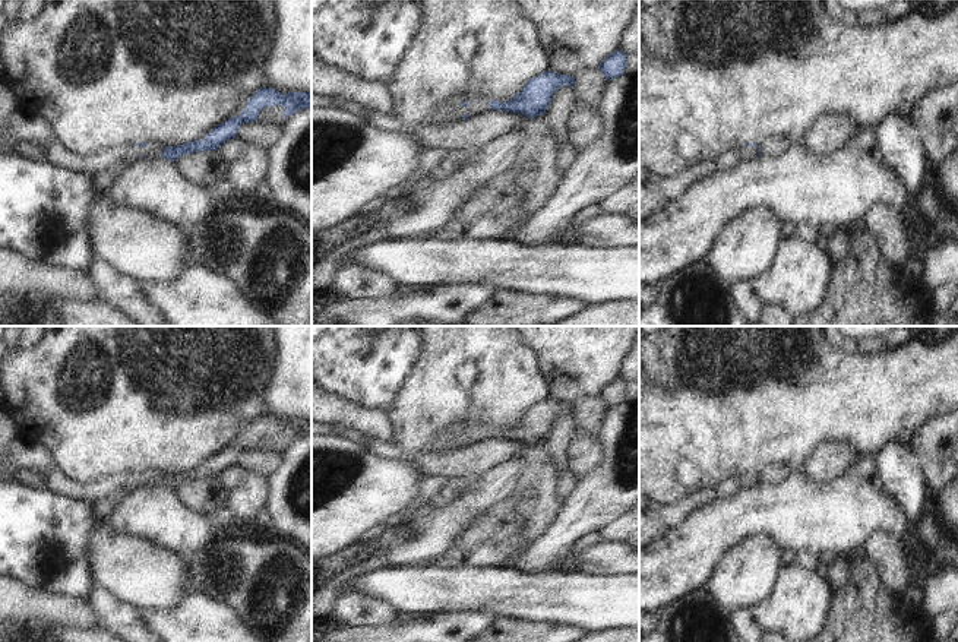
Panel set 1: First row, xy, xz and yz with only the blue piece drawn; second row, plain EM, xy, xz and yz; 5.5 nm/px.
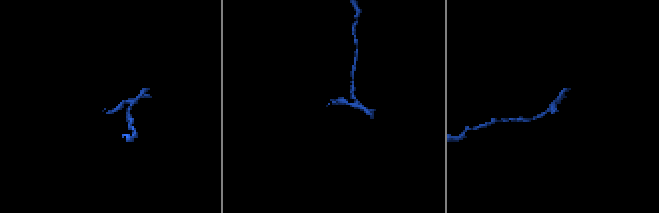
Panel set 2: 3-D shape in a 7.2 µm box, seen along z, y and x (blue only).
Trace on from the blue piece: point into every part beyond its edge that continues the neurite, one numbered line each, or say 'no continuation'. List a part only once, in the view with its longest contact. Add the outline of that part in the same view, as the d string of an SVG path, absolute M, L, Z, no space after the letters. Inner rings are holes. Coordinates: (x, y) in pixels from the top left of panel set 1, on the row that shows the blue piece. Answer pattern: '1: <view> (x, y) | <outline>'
1: yz (748, 152) | M747 146L747 148L742 148L737 154L740 155L740 158L743 159L750 159L753 158L758 152L761 152L761 149L758 149L756 146Z

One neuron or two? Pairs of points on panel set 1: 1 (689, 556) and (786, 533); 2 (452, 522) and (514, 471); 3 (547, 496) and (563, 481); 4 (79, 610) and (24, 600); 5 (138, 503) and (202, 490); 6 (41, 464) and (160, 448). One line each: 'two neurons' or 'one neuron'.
1: one neuron
2: one neuron
3: two neurons
4: one neuron
5: two neurons
6: two neurons

